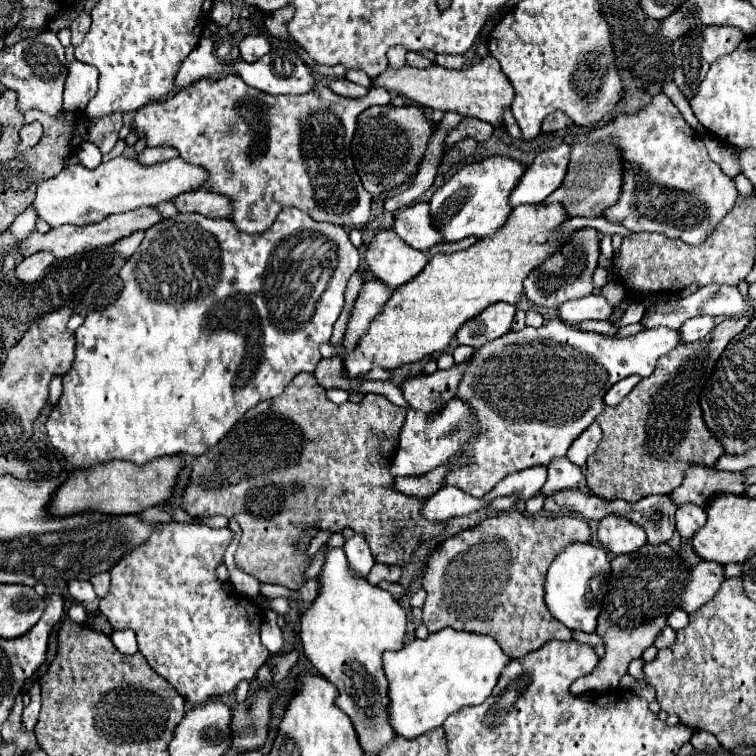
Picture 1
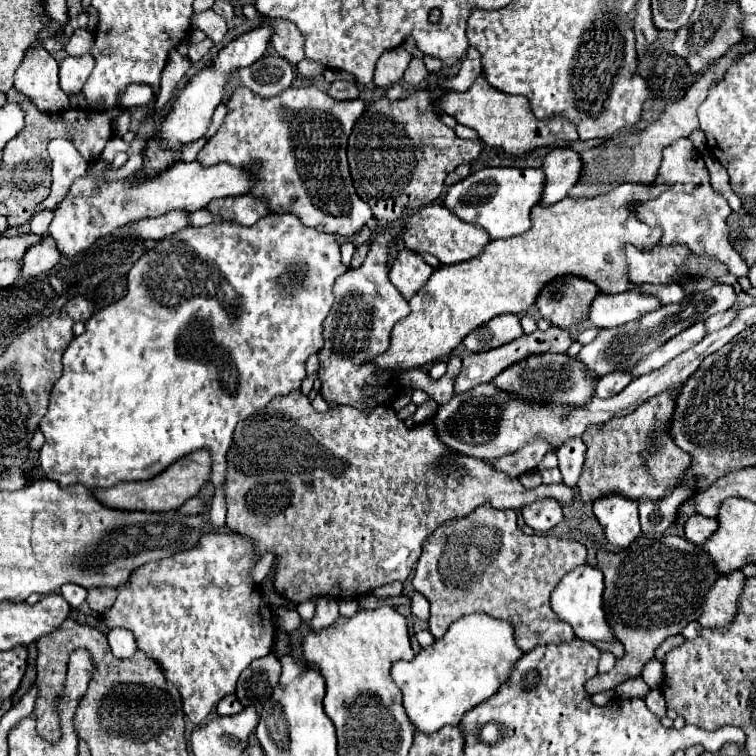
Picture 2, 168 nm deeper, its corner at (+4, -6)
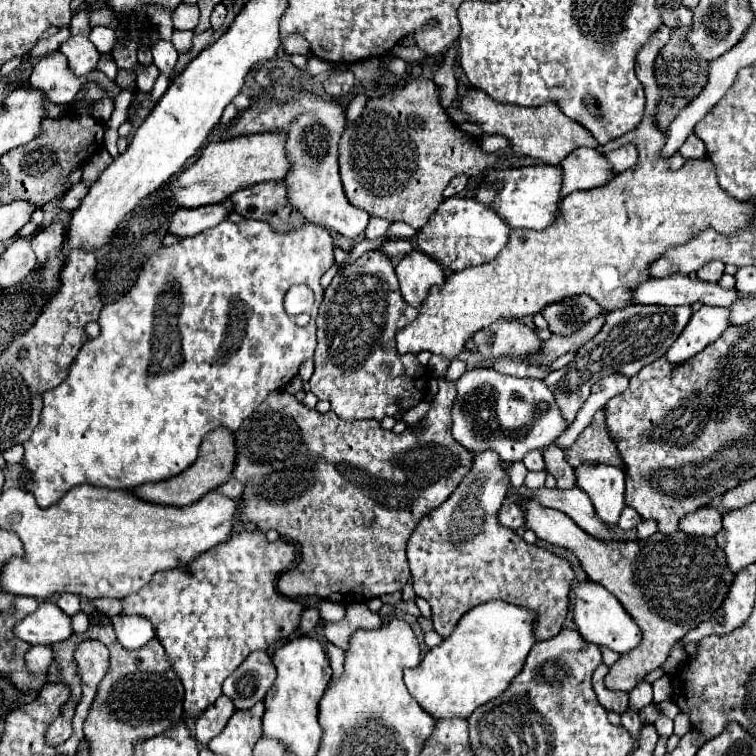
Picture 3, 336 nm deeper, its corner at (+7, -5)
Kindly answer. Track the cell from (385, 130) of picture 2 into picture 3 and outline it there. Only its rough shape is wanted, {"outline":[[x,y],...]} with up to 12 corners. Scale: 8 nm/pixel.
{"outline":[[432,79],[370,99],[340,139],[352,205],[416,231],[496,157]]}

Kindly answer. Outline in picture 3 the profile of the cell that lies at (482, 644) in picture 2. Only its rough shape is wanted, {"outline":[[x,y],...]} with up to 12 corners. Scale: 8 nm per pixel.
{"outline":[[470,609],[418,667],[410,695],[468,719],[502,695],[536,639],[534,613]]}

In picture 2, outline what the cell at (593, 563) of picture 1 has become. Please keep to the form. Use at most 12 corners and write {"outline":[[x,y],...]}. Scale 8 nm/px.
{"outline":[[587,564],[551,592],[551,608],[589,642],[617,642],[603,574]]}

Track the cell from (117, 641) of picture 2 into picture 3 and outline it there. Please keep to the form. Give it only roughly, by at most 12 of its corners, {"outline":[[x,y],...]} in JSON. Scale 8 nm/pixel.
{"outline":[[136,615],[112,617],[124,649],[140,649],[154,639],[152,625]]}

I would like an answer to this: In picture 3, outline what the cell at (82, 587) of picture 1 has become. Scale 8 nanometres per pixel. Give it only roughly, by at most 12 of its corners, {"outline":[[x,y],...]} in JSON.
{"outline":[[62,593],[56,601],[66,615],[80,611],[80,597]]}

